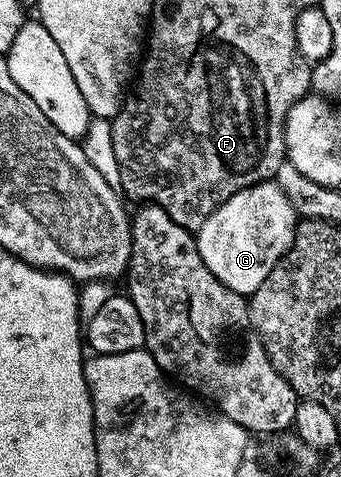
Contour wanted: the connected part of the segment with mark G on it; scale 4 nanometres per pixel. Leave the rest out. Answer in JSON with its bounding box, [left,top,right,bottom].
[197,181,297,297]

